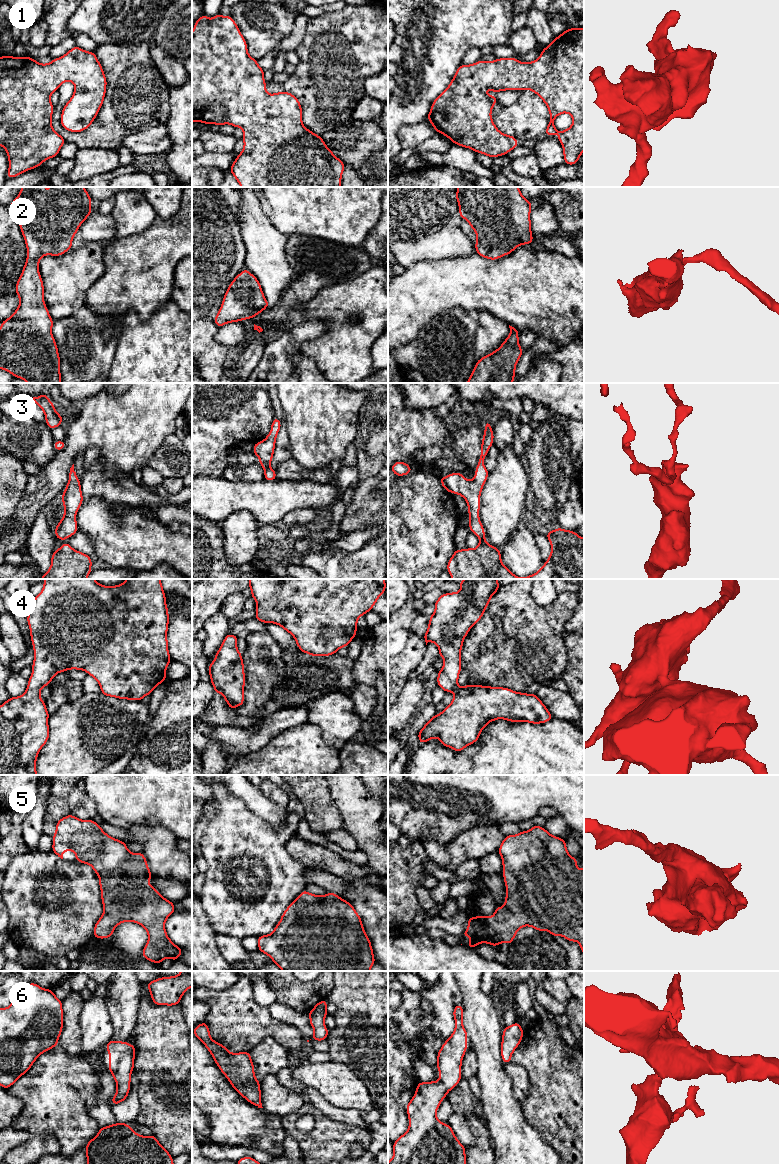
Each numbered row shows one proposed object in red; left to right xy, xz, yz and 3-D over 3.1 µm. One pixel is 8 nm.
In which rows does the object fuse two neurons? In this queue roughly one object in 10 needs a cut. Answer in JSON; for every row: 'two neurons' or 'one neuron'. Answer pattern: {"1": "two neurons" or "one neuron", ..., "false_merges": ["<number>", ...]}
{"1": "one neuron", "2": "one neuron", "3": "one neuron", "4": "one neuron", "5": "one neuron", "6": "one neuron", "false_merges": []}

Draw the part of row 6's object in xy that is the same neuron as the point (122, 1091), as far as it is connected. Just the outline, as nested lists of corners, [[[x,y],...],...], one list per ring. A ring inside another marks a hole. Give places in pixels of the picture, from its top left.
[[[114,1041],[106,1044],[109,1053],[109,1068],[117,1083],[116,1094],[111,1099],[113,1105],[123,1102],[130,1091],[131,1073],[134,1070],[135,1046],[126,1041]]]

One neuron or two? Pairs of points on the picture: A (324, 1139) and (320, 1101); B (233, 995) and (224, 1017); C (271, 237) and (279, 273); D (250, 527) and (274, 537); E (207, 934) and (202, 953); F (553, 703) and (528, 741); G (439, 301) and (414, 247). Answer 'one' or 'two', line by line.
A: two
B: one
C: one
D: two
E: one
F: two
G: two

